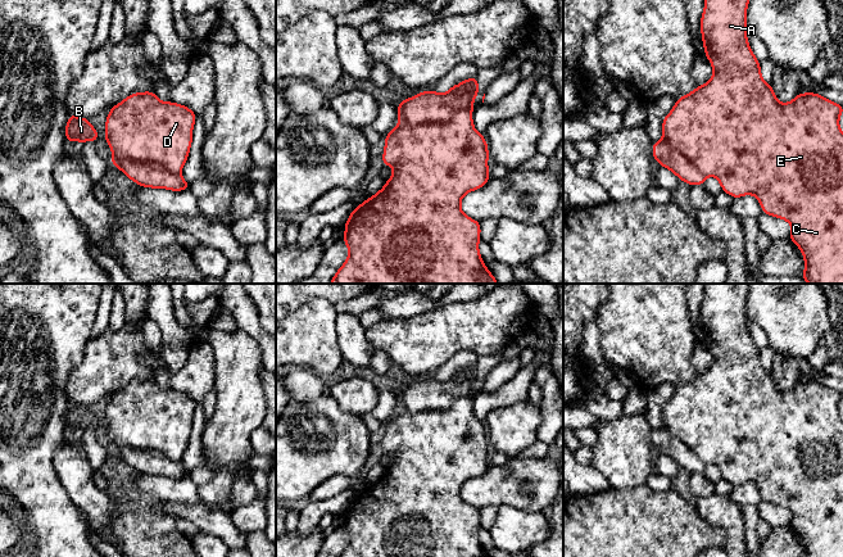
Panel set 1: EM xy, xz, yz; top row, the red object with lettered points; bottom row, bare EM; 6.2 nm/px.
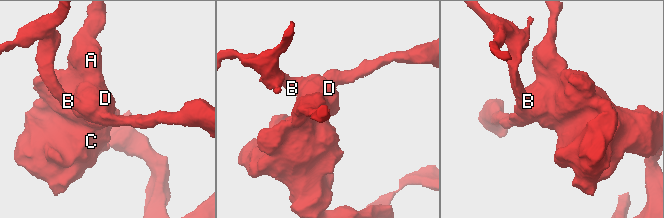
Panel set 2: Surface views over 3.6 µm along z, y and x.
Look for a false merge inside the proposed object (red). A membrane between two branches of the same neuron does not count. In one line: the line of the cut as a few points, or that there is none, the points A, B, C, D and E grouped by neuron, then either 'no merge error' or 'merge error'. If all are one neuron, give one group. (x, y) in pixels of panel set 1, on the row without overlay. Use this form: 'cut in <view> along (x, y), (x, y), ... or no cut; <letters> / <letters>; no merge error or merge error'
no cut; A B C D E; no merge error

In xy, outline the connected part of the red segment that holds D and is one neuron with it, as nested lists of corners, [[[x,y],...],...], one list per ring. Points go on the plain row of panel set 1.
[[[153,379],[131,381],[112,394],[105,408],[105,429],[113,440],[110,450],[142,475],[190,477],[180,459],[189,445],[195,408],[190,395],[163,390]]]

